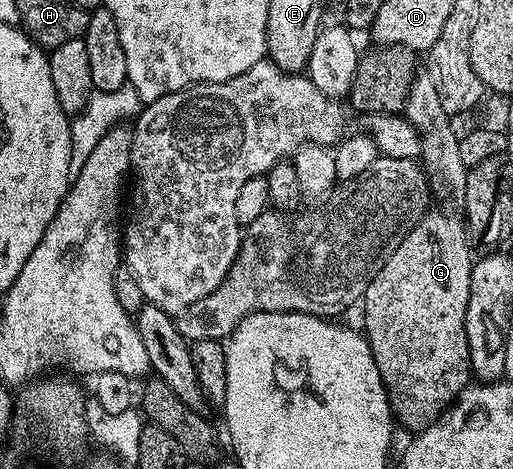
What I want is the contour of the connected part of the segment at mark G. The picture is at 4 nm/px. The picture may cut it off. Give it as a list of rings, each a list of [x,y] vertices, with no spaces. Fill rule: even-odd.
[[[432,210],[430,213],[424,215],[423,220],[399,242],[395,252],[385,260],[382,269],[375,274],[375,279],[363,295],[361,303],[361,308],[363,307],[363,319],[367,322],[365,335],[370,342],[371,351],[375,355],[375,363],[383,375],[384,386],[391,396],[394,418],[398,422],[400,419],[411,430],[411,433],[424,431],[426,427],[431,427],[433,424],[440,422],[444,412],[467,390],[473,379],[471,362],[469,361],[469,341],[467,340],[467,333],[465,331],[467,306],[469,305],[469,289],[471,288],[471,264],[473,262],[471,243],[467,240],[468,228],[460,216],[459,220],[455,215],[446,215],[443,211],[434,211]]]

